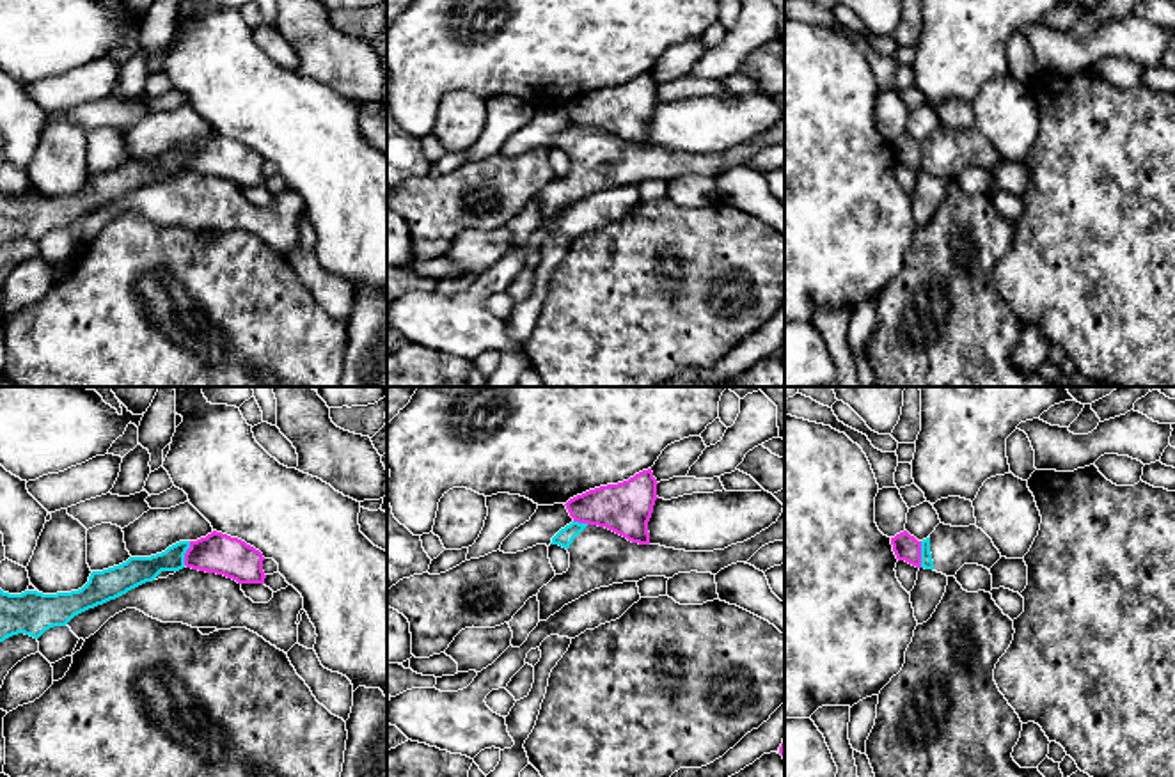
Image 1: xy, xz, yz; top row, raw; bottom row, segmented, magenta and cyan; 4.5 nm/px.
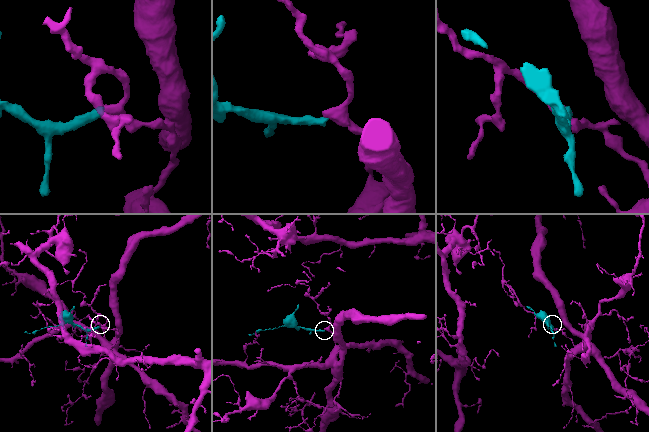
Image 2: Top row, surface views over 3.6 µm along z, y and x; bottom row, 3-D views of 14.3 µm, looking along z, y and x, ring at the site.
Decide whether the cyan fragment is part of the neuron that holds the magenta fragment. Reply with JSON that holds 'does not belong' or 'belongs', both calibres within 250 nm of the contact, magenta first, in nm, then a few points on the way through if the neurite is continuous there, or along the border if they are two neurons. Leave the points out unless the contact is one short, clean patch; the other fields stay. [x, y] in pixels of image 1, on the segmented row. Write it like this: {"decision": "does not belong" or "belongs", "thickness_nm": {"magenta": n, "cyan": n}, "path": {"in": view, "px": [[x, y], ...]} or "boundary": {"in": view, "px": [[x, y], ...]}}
{"decision": "does not belong", "thickness_nm": {"magenta": 120, "cyan": 60}, "boundary": {"in": "yz", "px": [[920, 541], [922, 566]]}}

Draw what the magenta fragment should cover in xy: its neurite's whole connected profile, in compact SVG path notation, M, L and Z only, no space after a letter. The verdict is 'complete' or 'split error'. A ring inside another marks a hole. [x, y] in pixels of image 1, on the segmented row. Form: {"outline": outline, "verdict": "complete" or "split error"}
{"outline": "M217 530L190 541L185 553L186 568L224 575L238 584L264 584L263 561L263 553L254 546Z", "verdict": "complete"}

